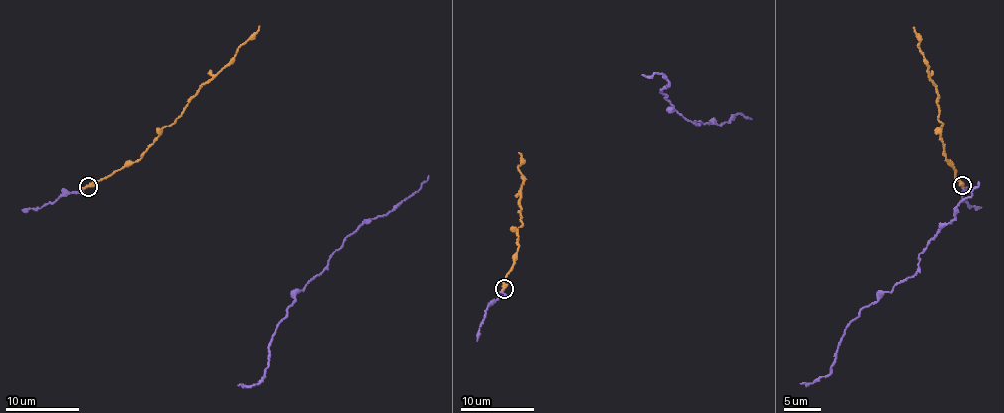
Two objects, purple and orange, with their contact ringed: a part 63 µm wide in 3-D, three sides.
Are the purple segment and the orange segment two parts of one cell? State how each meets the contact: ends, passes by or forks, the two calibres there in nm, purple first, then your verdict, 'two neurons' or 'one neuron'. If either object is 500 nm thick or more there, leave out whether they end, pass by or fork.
purple ends | orange ends | 110/440 nm | one neuron

